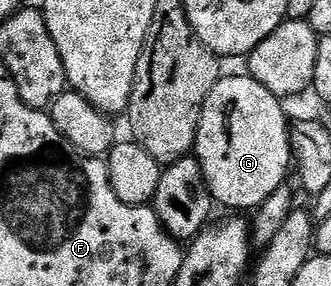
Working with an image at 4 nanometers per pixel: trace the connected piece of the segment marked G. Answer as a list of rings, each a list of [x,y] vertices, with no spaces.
[[[248,73],[242,75],[226,74],[211,89],[199,117],[195,158],[203,169],[205,184],[213,194],[214,204],[230,207],[230,212],[252,212],[267,201],[280,187],[286,186],[288,175],[291,175],[293,147],[289,144],[291,119],[285,116],[282,100],[278,99],[271,89],[263,89]]]

